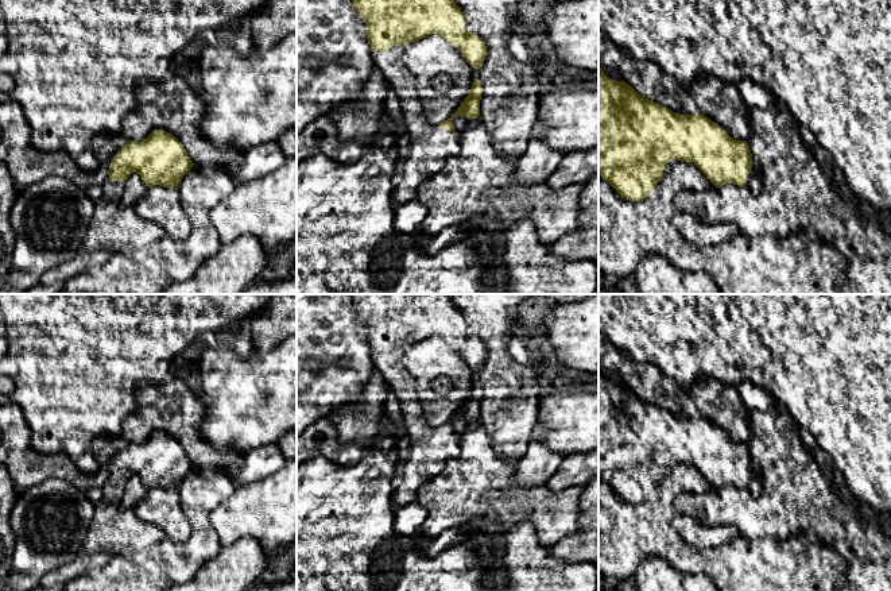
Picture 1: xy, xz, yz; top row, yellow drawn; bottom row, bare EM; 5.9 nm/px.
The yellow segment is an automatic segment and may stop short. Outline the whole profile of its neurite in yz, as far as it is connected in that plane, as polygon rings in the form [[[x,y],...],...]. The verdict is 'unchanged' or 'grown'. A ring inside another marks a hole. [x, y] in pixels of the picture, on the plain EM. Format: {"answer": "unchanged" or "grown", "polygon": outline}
{"answer": "grown", "polygon": [[[598,368],[598,479],[623,501],[640,503],[650,498],[673,460],[696,467],[716,490],[733,486],[756,492],[762,480],[760,474],[752,468],[752,456],[745,443],[733,443],[723,429],[700,416],[678,417],[644,401],[627,385],[611,382]]]}

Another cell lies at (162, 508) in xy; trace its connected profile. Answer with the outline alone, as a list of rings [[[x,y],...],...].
[[[155,487],[148,490],[133,511],[147,524],[156,525],[173,542],[183,542],[190,536],[190,525],[182,511],[181,497],[177,490]]]

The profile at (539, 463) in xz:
[[[536,422],[526,455],[518,461],[512,480],[520,486],[546,483],[559,468],[563,457],[542,441],[545,428]]]

